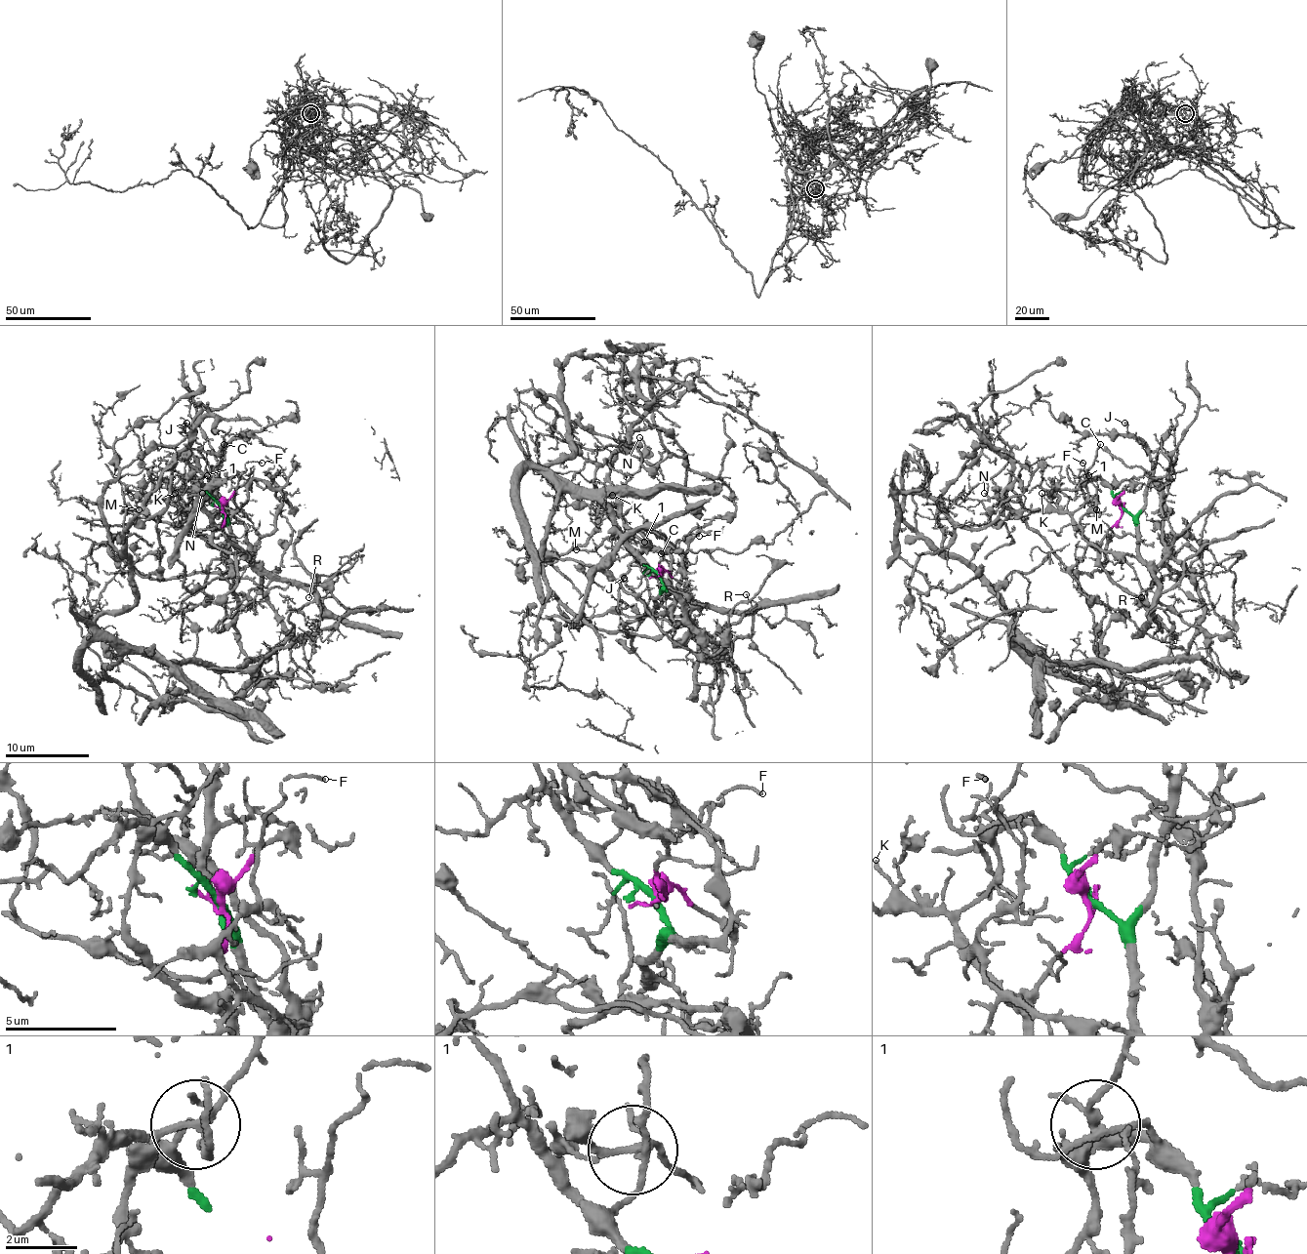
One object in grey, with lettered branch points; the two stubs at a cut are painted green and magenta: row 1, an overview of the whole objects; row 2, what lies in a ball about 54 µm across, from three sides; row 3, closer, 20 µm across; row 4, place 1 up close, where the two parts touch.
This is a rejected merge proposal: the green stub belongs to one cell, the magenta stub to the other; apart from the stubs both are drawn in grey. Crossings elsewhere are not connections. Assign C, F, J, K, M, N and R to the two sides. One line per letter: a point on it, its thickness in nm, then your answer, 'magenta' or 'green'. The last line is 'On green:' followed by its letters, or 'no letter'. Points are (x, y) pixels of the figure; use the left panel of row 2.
C: place (224, 444); calibre 160 nm; magenta
F: place (262, 463); calibre 100 nm; green
J: place (186, 423); calibre 100 nm; green
K: place (175, 493); calibre 140 nm; magenta
M: place (139, 509); calibre 120 nm; green
N: place (202, 493); calibre 140 nm; magenta
R: place (308, 597); calibre 90 nm; green
On green: F, J, M, R

